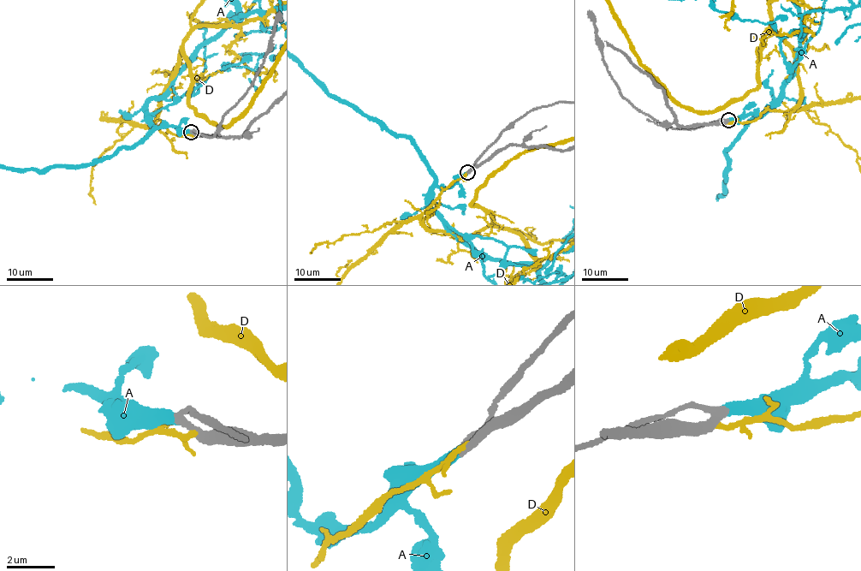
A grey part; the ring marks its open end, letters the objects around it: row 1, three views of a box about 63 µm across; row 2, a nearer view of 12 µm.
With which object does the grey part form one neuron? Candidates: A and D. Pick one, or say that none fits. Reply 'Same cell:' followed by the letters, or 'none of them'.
Same cell: A

